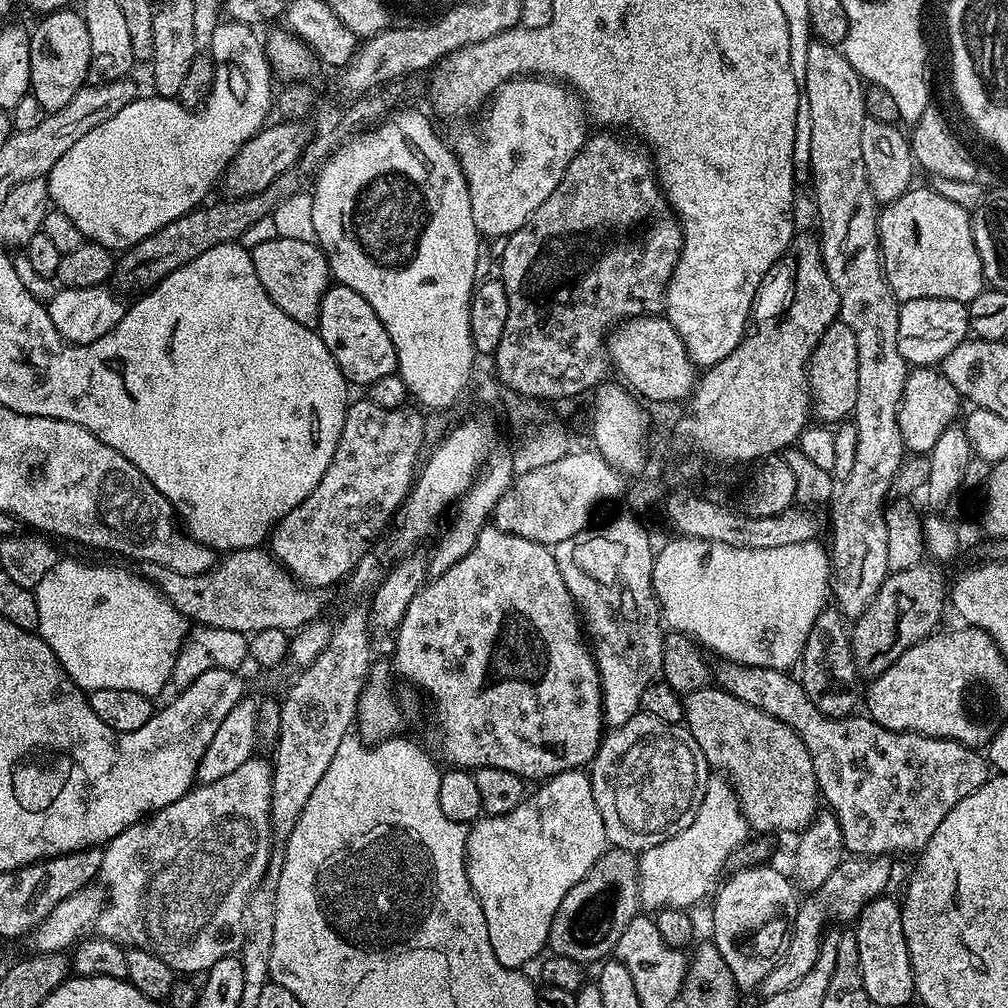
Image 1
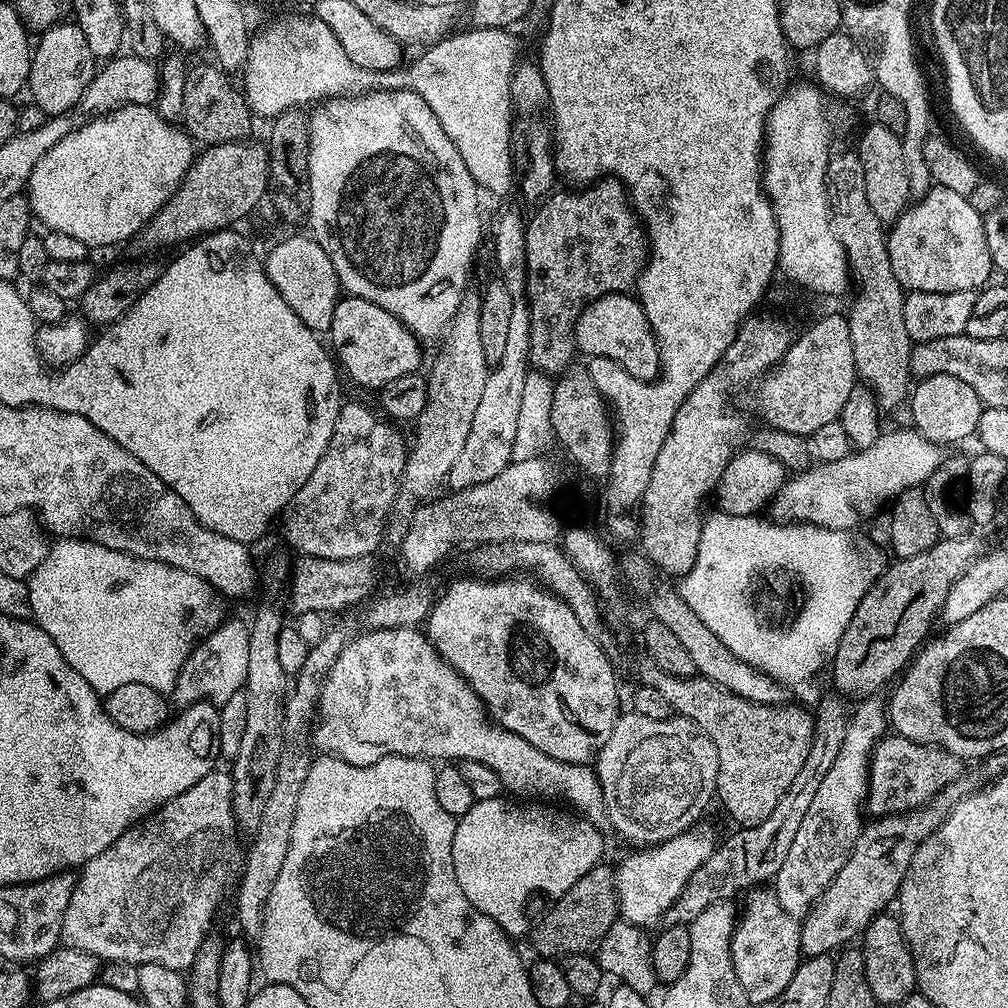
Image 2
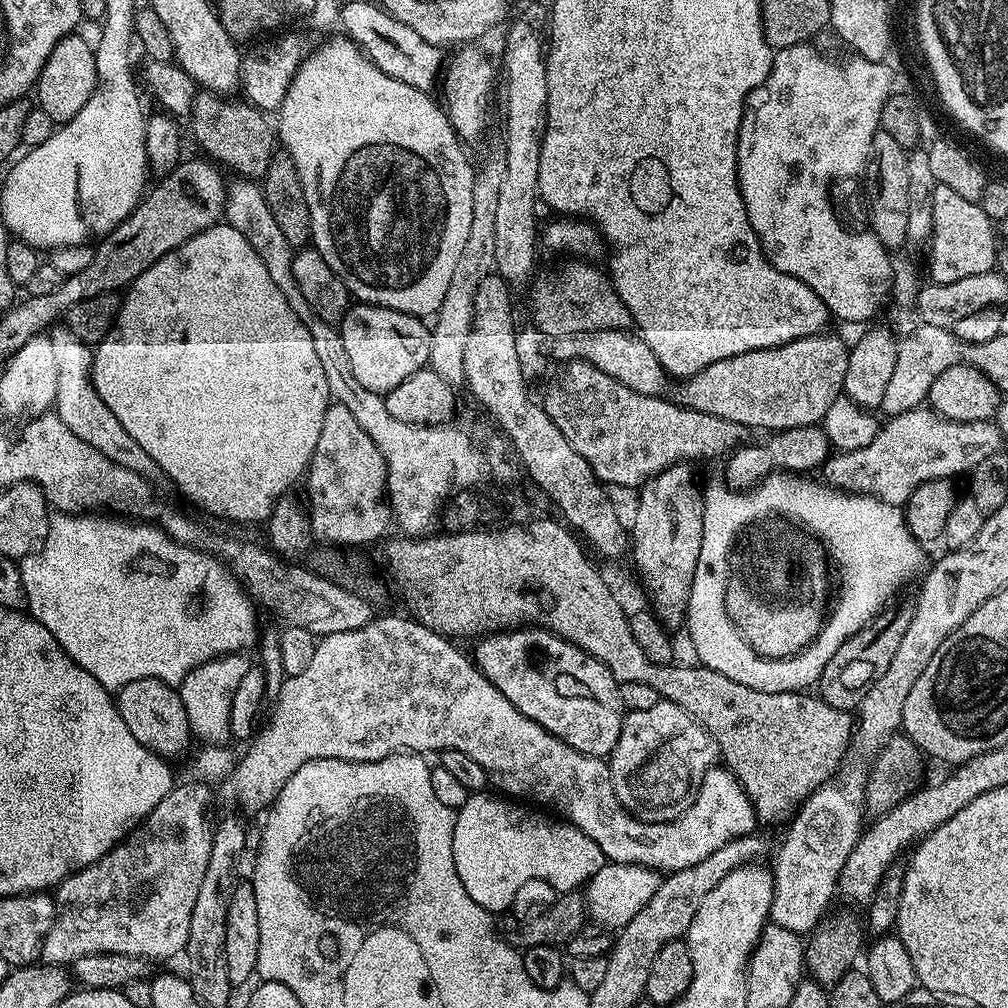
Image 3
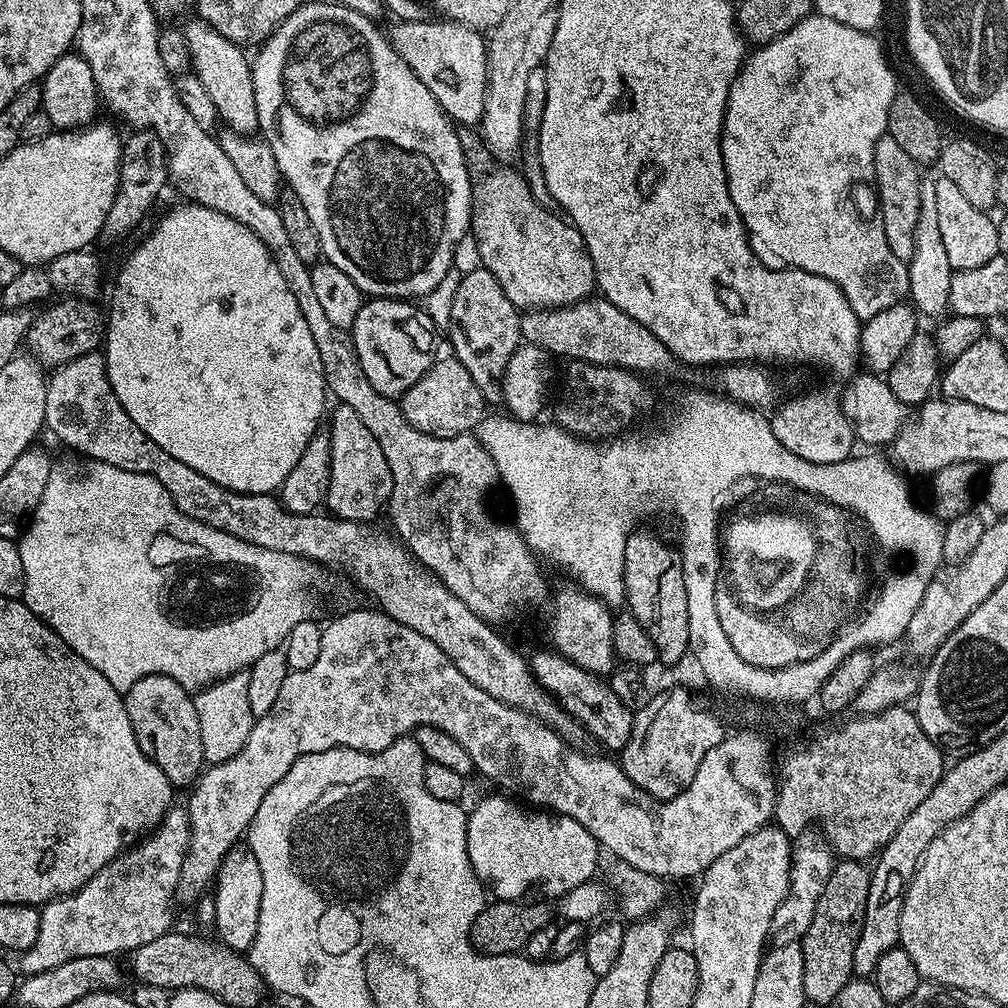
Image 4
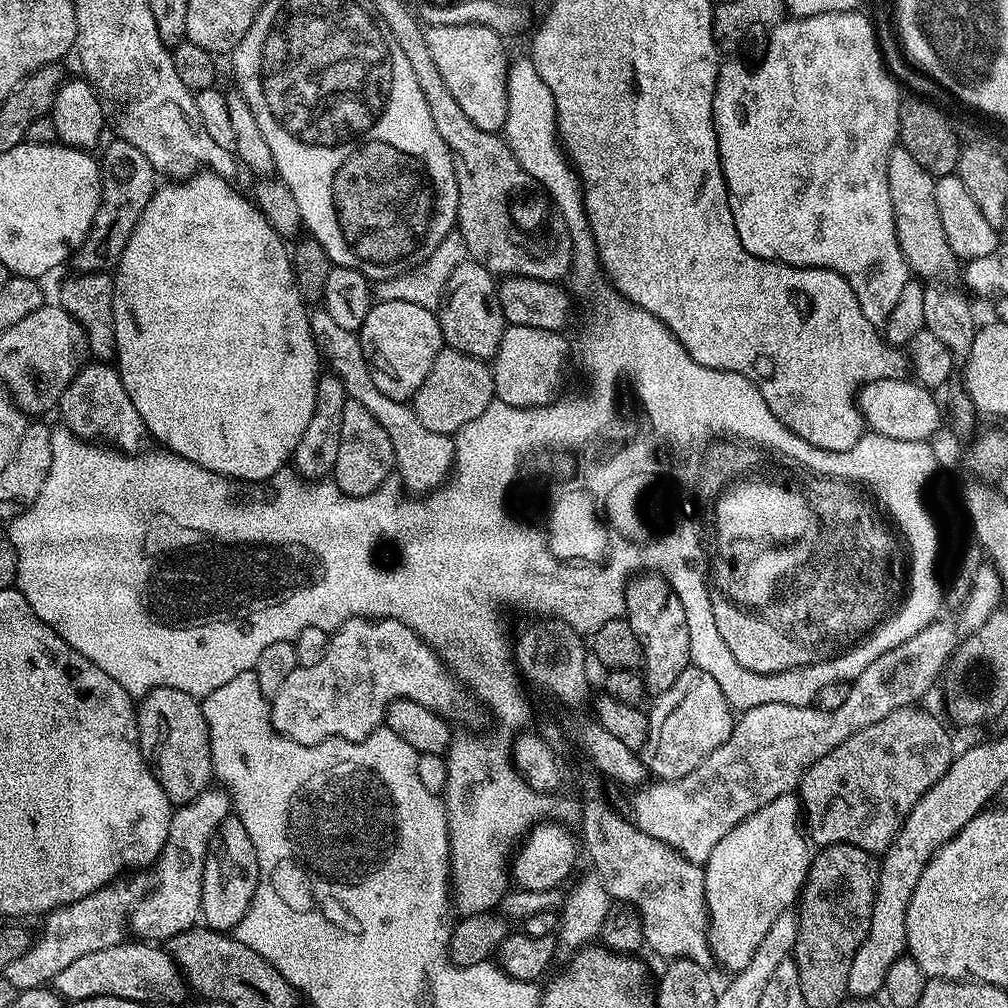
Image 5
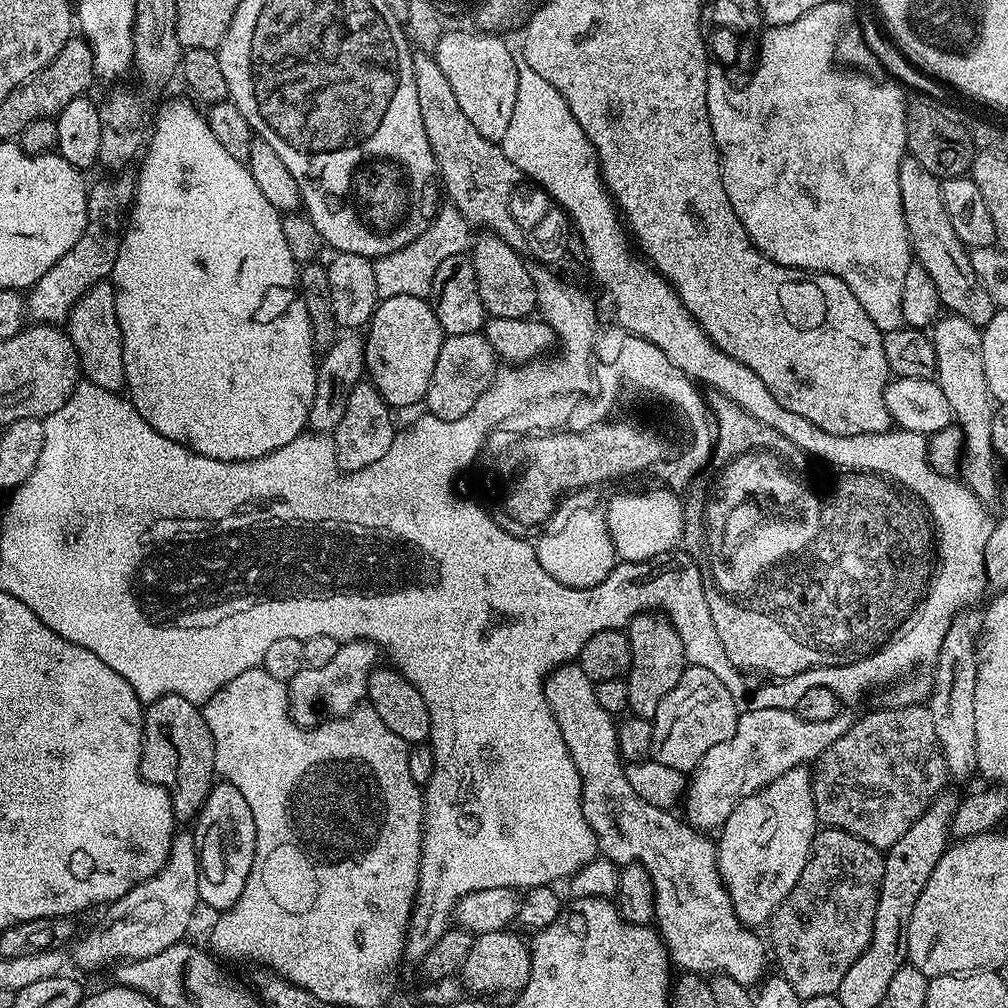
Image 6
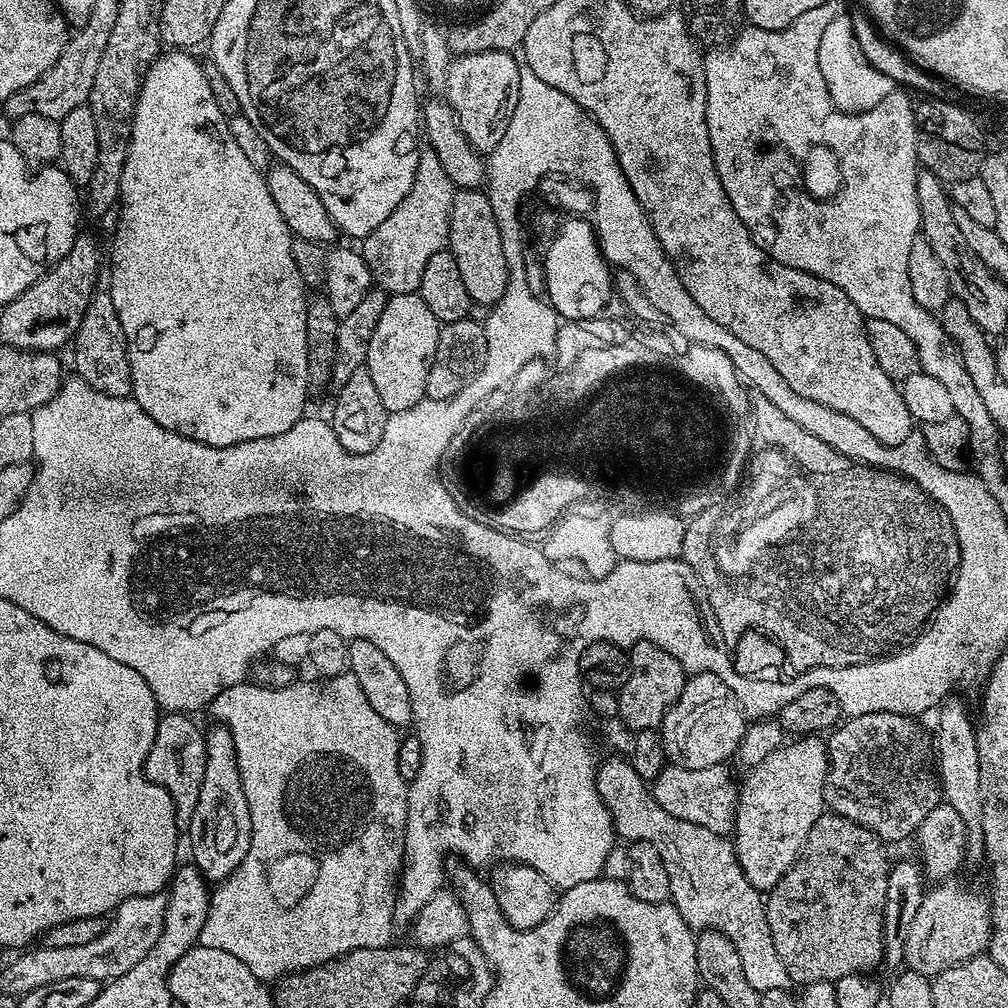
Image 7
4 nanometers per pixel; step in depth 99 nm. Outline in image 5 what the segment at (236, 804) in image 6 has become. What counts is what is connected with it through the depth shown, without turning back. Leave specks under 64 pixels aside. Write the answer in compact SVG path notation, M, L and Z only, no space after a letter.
M230 814L220 823L212 845L208 847L200 903L203 923L216 932L231 933L238 922L242 922L246 910L250 910L250 902L257 886L258 854L254 854L254 842L250 842L250 834L246 834L246 826L242 826L239 815Z

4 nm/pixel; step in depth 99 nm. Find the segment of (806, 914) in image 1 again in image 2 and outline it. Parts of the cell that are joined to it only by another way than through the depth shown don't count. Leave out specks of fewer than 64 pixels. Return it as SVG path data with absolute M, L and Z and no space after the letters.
M961 778L947 784L933 800L912 812L873 819L873 824L869 828L867 825L856 839L850 858L846 858L846 866L838 870L834 882L826 886L816 903L809 908L807 916L803 917L800 925L801 953L808 958L827 956L852 942L847 940L855 936L857 939L864 933L868 923L881 915L891 900L893 903L899 897L904 875L918 846L922 846L922 842L926 842L926 838L942 826L945 818L952 813L952 807L973 788L974 784L967 778Z

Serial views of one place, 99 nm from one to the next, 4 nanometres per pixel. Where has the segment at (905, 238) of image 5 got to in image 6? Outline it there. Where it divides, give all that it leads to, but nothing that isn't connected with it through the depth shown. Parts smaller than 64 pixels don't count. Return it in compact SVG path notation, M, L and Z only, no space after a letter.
M905 158L902 166L898 168L898 186L902 189L902 212L906 218L906 230L908 240L912 244L912 255L915 263L921 264L930 274L930 278L934 278L934 286L938 286L941 305L949 313L966 318L966 322L983 330L990 322L990 318L994 318L998 307L976 276L974 267L971 265L969 249L964 247L958 234L954 234L954 226L950 226L950 218L946 214L940 197L940 182L940 177L930 174L930 170L926 170L926 166L922 166L922 162L917 160Z

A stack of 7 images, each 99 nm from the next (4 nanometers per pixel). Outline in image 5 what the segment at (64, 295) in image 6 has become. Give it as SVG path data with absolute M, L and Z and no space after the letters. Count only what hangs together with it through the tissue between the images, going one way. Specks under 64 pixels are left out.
M112 138L108 145L103 145L104 153L99 153L100 166L100 205L94 214L92 229L77 252L72 254L71 267L77 273L107 272L111 273L122 258L122 250L126 250L126 242L130 242L130 234L134 226L138 226L138 218L142 218L142 210L150 202L158 187L158 174L154 166L150 166L150 158L130 146L130 142Z

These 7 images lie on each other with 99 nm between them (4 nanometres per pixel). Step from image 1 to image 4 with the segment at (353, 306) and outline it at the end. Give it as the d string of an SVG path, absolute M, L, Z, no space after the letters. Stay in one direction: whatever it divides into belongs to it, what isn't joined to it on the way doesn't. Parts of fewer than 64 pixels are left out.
M404 298L365 299L350 329L362 374L366 374L370 386L374 386L378 394L389 398L403 396L422 374L432 369L438 356L438 329L423 307L415 308L412 304L415 303Z

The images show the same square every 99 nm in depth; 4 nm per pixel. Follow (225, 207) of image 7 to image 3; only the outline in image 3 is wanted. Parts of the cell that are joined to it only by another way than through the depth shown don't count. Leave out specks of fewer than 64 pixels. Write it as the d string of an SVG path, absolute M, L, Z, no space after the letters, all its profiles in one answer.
M227 222L215 224L213 228L194 234L185 244L158 258L136 281L128 285L120 301L120 308L116 312L116 320L112 323L112 328L106 334L106 338L102 338L102 342L95 345L92 354L92 385L98 398L102 398L102 402L106 406L110 406L110 414L114 414L114 418L118 418L118 422L122 422L126 434L130 434L130 438L134 438L134 442L138 442L138 446L142 446L142 450L146 450L146 454L150 454L150 458L154 458L154 462L165 477L169 476L176 483L177 488L188 499L193 500L202 511L209 512L210 515L217 516L220 520L233 520L236 524L256 524L259 520L260 523L267 521L268 517L272 515L272 507L275 506L276 501L292 490L299 476L301 479L307 473L308 464L312 461L314 454L314 446L318 446L318 434L322 434L322 418L326 418L326 410L330 403L326 373L322 371L318 354L314 350L310 330L306 330L302 318L298 318L298 314L294 314L294 310L290 310L290 302L286 302L286 294L282 294L282 290L278 290L274 278L270 278L266 266L262 266L262 258L258 258L258 254L254 254L254 246L250 246L250 242L246 242L246 238L242 238L242 234L238 234L238 230L234 230Z

